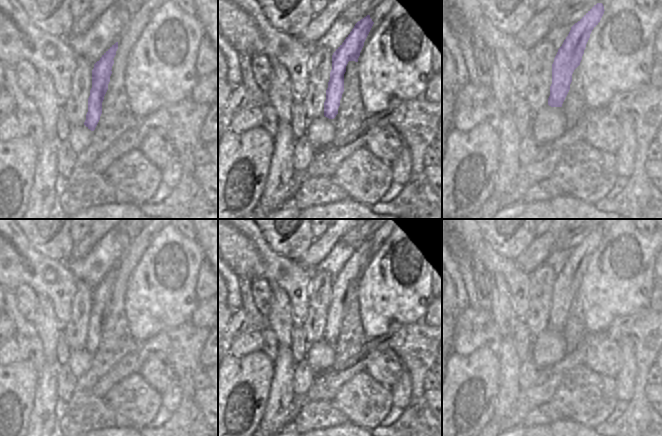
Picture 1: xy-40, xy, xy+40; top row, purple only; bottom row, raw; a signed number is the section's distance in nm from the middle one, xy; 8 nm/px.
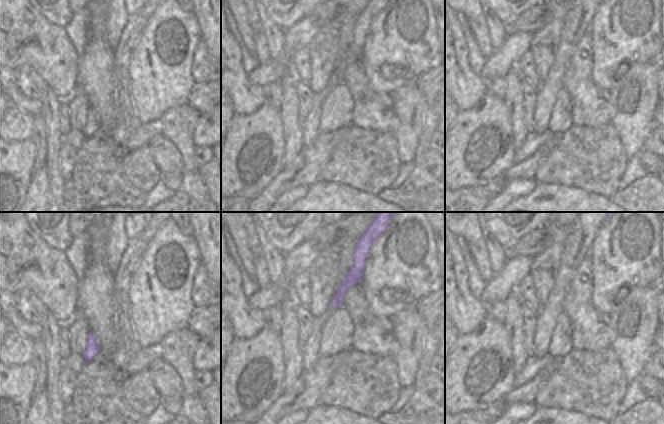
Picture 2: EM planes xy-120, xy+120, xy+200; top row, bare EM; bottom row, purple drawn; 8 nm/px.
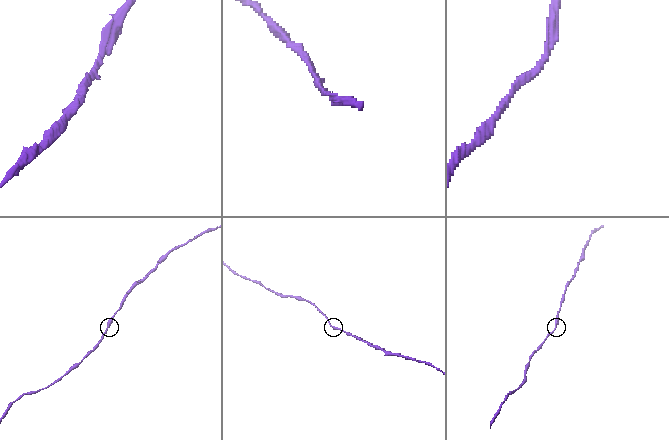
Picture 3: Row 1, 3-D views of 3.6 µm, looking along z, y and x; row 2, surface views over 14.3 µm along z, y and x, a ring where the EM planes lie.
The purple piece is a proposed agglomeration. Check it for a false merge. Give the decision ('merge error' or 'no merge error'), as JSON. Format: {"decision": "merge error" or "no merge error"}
{"decision": "no merge error"}

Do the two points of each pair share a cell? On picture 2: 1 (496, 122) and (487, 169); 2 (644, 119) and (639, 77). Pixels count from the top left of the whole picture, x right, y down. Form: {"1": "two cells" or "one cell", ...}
{"1": "one cell", "2": "one cell"}

